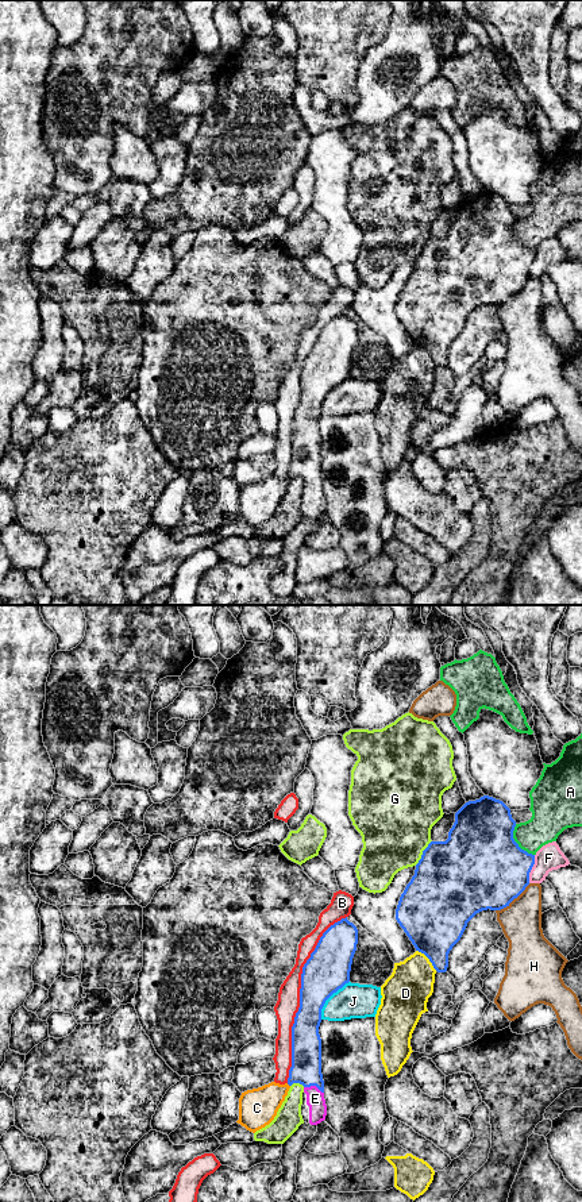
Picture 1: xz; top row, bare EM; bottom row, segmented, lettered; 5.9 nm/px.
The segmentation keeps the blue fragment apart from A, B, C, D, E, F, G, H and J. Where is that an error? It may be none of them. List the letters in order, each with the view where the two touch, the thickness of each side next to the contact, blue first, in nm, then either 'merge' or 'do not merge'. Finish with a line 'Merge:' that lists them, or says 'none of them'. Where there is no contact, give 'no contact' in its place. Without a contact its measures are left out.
A: contact in xz; calibres 500 and 220 nm; do not merge
B: contact in xz; calibres 260 and 140 nm; do not merge
C: no contact; merge
D: contact in xz; calibres 380 and 280 nm; do not merge
E: contact in xz; calibres 180 and 110 nm; merge
F: contact in xz; calibres 460 and 150 nm; do not merge
G: contact in xz; calibres 480 and 440 nm; do not merge
H: contact in xz; calibres 480 and 240 nm; do not merge
J: contact in xz; calibres 260 and 200 nm; do not merge
Merge: C, E

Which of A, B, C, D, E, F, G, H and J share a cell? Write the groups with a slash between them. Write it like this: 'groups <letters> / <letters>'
groups A / B / C E / D / F / G / H / J

